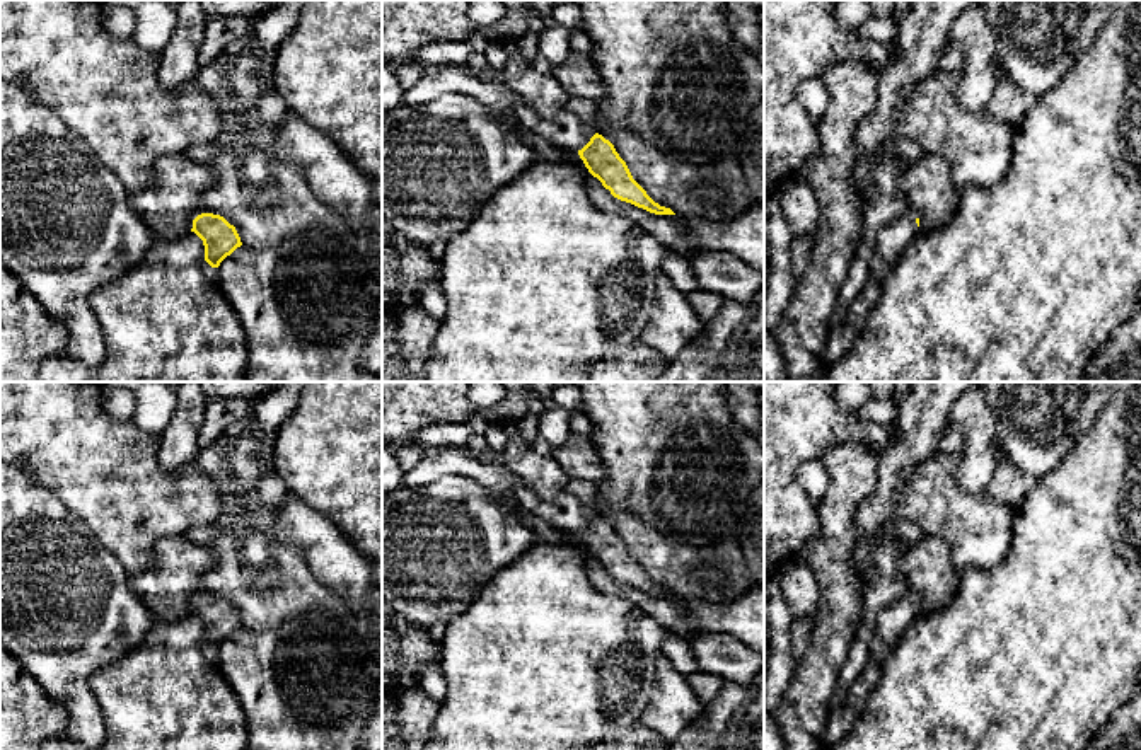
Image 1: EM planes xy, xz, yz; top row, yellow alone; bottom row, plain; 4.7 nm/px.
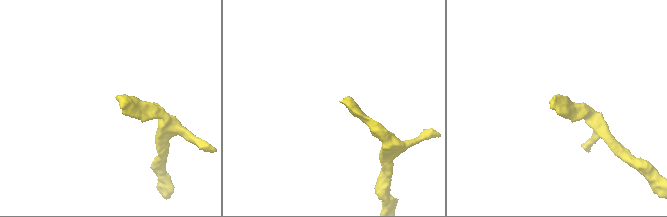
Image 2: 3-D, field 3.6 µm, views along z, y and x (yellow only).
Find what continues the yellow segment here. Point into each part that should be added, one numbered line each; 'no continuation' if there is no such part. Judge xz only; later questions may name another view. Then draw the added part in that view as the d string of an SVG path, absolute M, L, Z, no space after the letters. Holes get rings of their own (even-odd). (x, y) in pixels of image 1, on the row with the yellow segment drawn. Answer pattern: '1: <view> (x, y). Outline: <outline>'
1: xz (567, 132). Outline: M428 66L423 77L413 87L404 90L404 102L430 104L437 97L447 94L472 97L489 111L513 116L524 131L542 136L559 152L578 152L597 133L594 126L587 124L566 109L551 119L542 119L503 82L481 80L466 68Z

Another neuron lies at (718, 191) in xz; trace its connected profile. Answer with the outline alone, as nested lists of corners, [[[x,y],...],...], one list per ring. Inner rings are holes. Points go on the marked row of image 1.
[[[597,124],[595,130],[614,145],[646,194],[675,215],[725,222],[757,205],[750,176],[735,159],[696,165],[652,150],[633,131],[609,124]]]

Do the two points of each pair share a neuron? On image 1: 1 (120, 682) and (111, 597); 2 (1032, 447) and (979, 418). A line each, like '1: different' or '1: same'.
1: different
2: different

